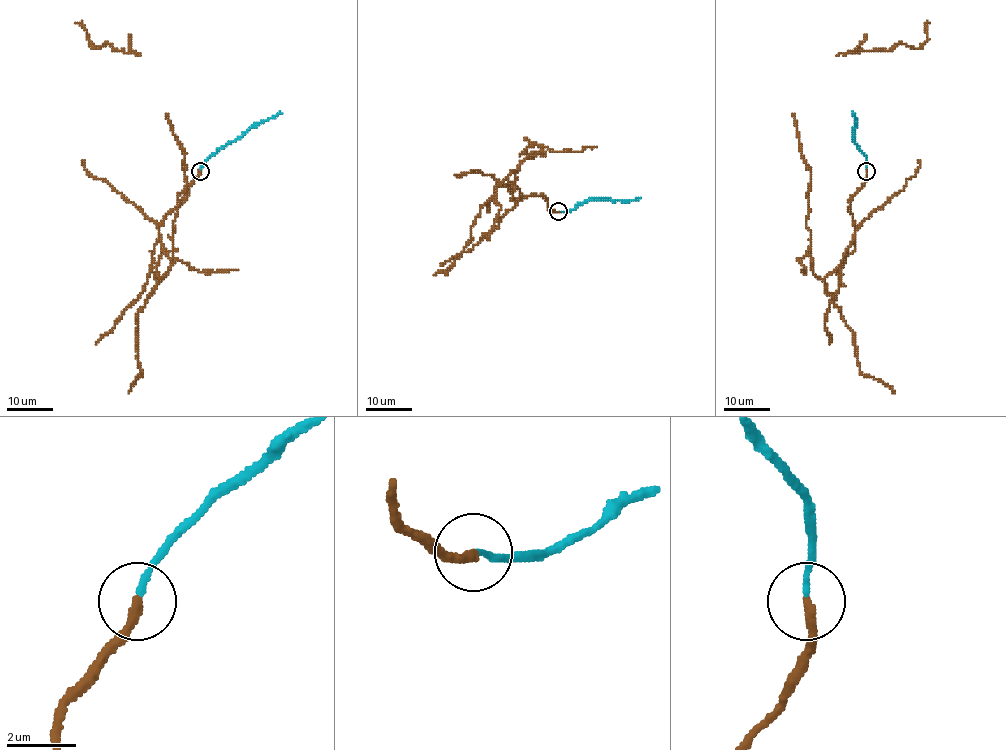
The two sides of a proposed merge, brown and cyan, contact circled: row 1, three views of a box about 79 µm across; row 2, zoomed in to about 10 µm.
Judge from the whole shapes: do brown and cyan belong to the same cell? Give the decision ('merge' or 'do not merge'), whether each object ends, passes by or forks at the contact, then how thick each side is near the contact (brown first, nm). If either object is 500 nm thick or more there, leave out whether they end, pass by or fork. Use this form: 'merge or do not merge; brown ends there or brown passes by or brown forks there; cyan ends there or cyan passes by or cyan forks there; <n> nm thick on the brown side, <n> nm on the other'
do not merge; brown ends there; cyan ends there; 240 nm thick on the brown side, 160 nm on the other

